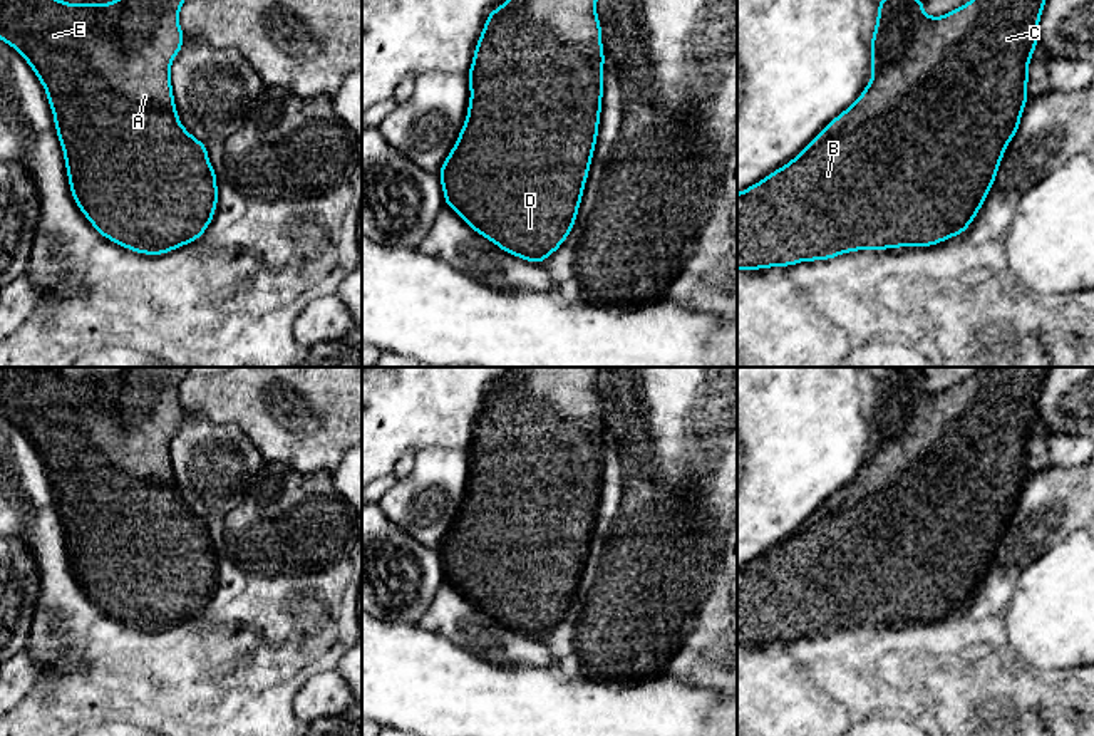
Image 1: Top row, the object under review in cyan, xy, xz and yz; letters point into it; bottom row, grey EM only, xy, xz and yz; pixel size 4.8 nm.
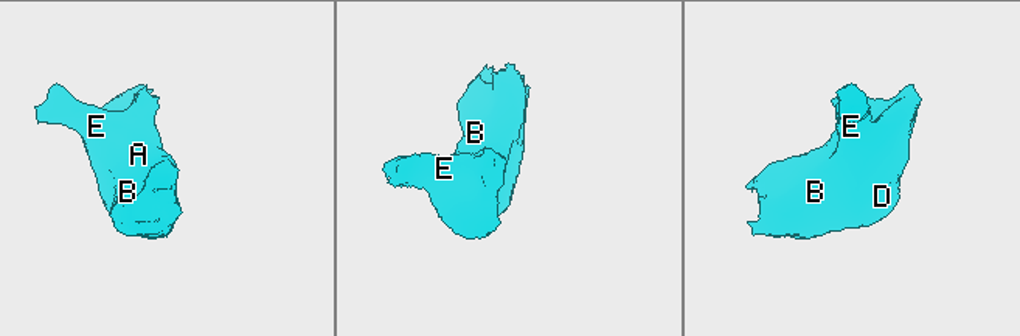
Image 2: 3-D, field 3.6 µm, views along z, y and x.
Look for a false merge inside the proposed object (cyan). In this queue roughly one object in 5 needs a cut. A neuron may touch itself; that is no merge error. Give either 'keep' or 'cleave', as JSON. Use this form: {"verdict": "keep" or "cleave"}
{"verdict": "keep"}

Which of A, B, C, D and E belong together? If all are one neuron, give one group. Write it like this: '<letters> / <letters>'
A B C D E

